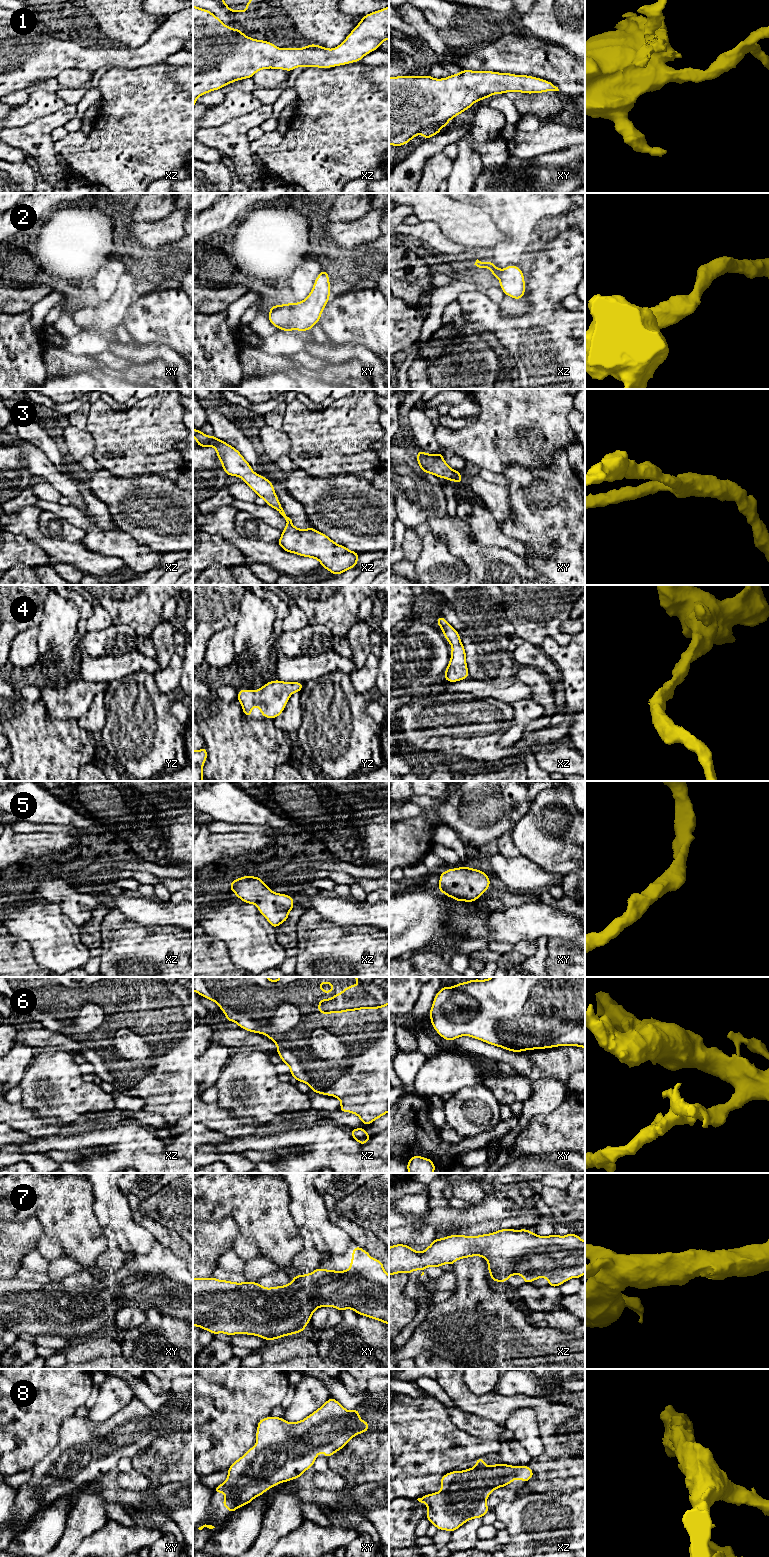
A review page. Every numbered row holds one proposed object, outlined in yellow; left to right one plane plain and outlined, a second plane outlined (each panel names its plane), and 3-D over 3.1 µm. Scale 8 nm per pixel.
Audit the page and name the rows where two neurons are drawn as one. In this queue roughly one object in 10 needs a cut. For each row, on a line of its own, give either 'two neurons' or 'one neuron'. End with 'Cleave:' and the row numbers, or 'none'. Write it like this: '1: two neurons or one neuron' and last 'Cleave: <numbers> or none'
1: one neuron
2: one neuron
3: one neuron
4: one neuron
5: one neuron
6: one neuron
7: one neuron
8: one neuron
Cleave: none

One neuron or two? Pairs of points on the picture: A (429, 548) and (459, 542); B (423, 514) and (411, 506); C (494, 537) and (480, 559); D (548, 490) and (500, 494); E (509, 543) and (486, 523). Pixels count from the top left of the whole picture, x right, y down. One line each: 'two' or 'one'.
A: two
B: one
C: two
D: two
E: one

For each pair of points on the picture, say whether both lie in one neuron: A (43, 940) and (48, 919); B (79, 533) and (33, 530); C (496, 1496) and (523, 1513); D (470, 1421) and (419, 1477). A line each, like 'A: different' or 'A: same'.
A: same
B: different
C: different
D: different

